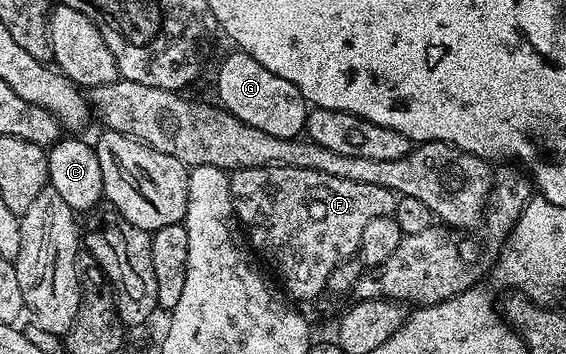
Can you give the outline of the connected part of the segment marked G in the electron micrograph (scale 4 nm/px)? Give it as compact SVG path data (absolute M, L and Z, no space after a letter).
M233 50L233 53L218 66L217 96L221 99L220 107L239 122L281 139L298 139L304 133L305 120L311 111L303 94L299 94L299 90L291 86L287 78L271 74L267 66L259 66L255 58L240 50Z

